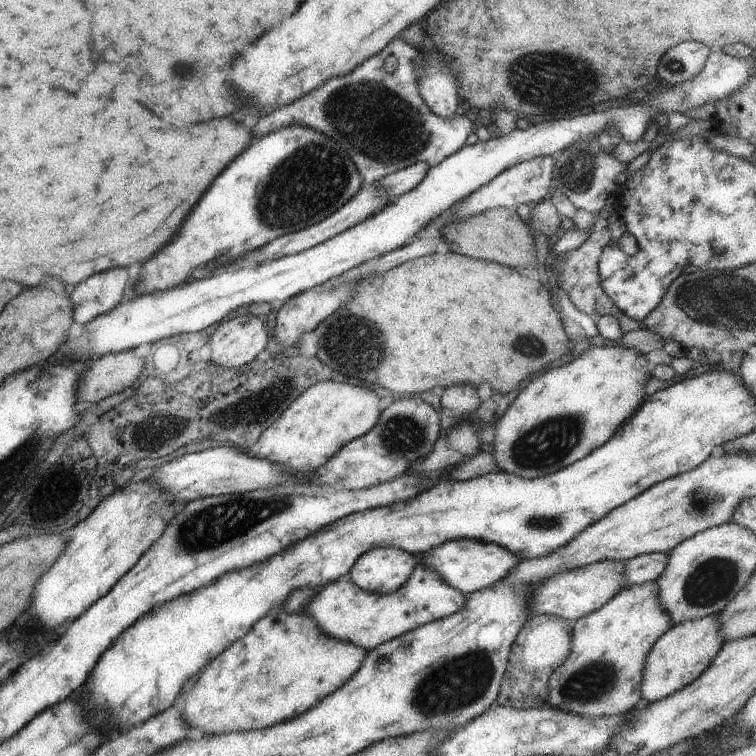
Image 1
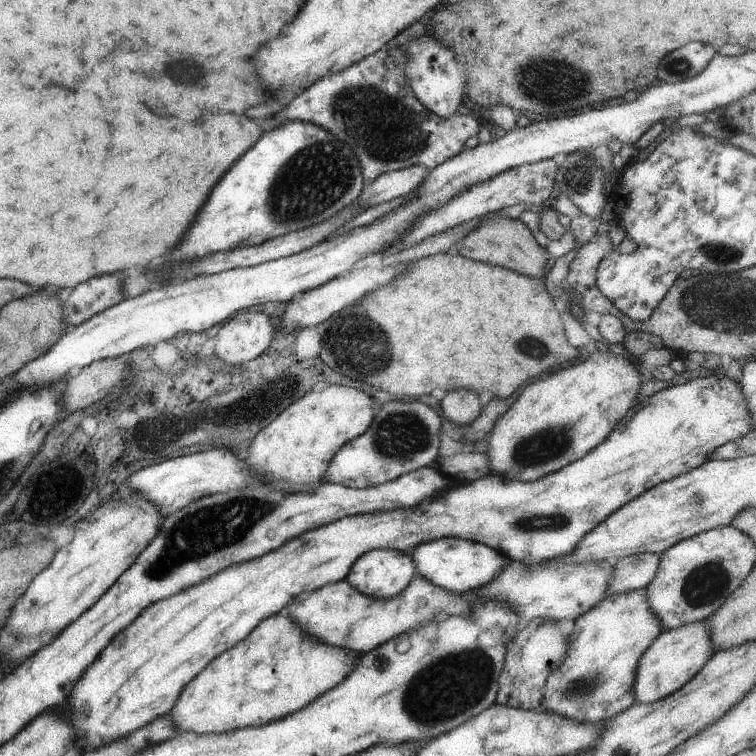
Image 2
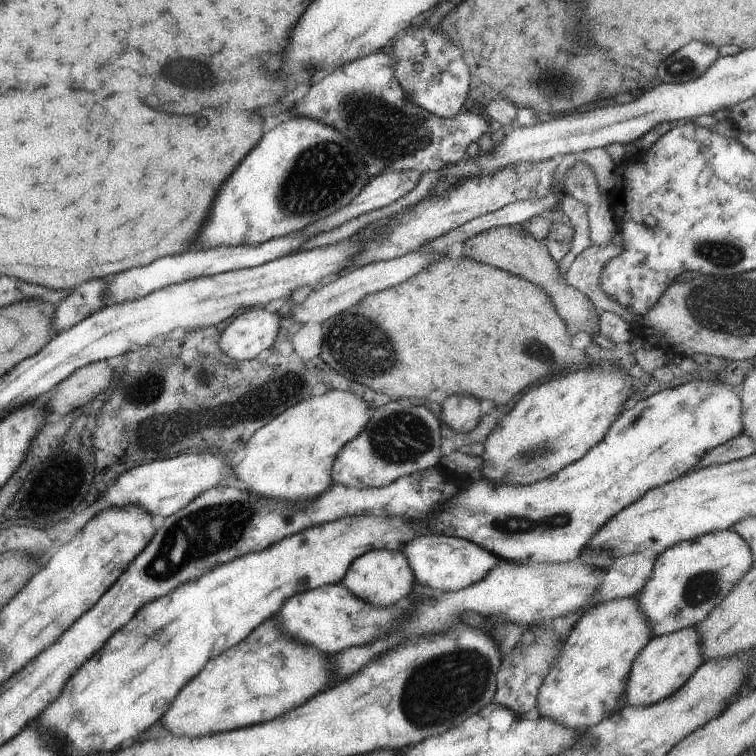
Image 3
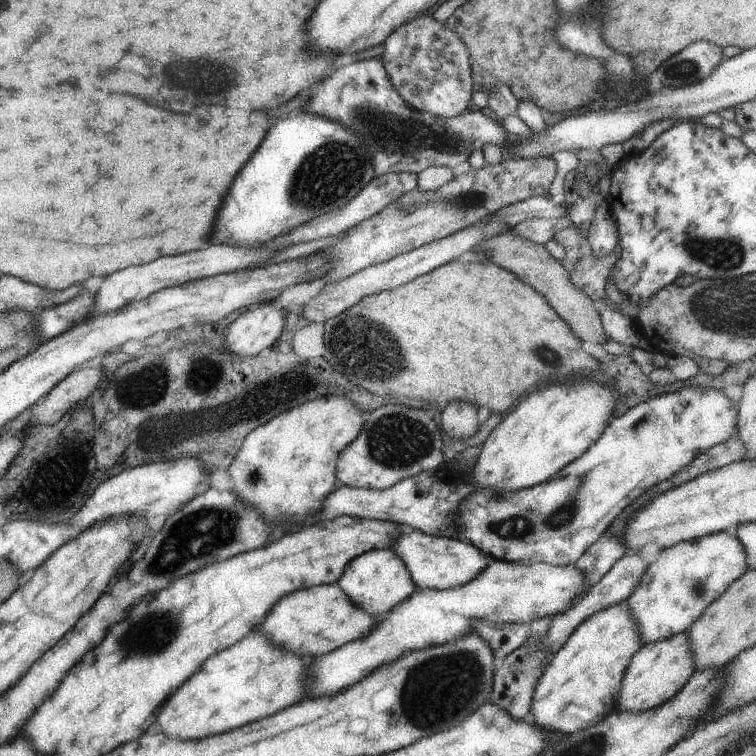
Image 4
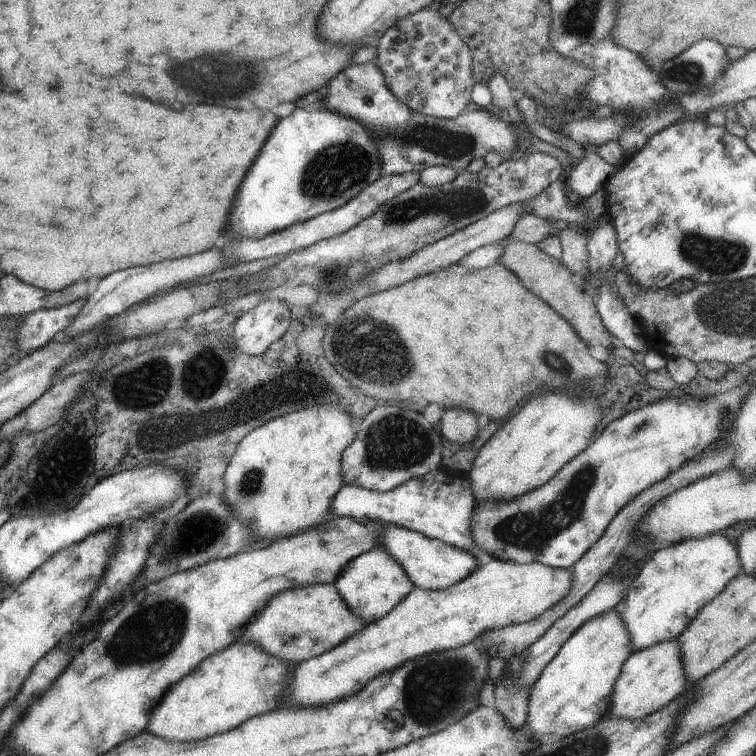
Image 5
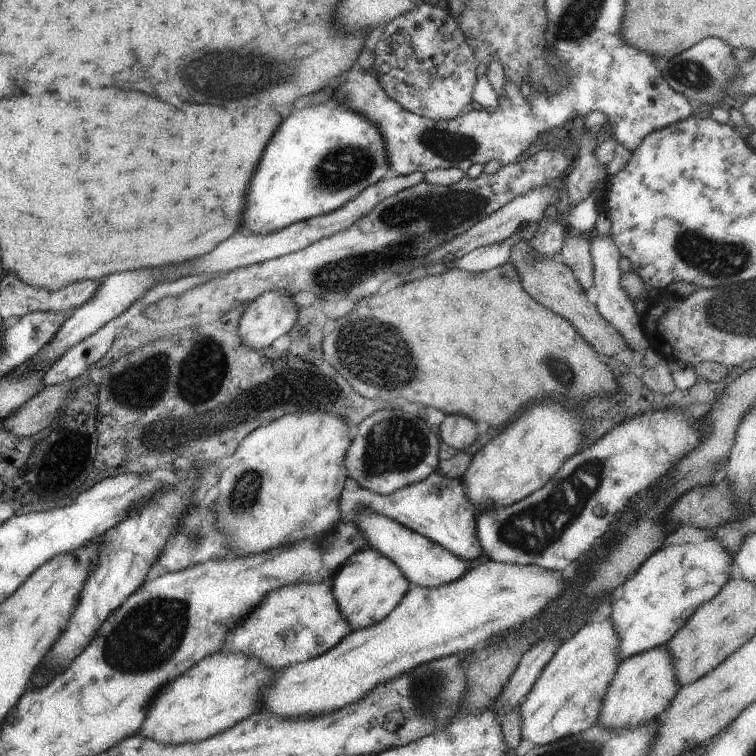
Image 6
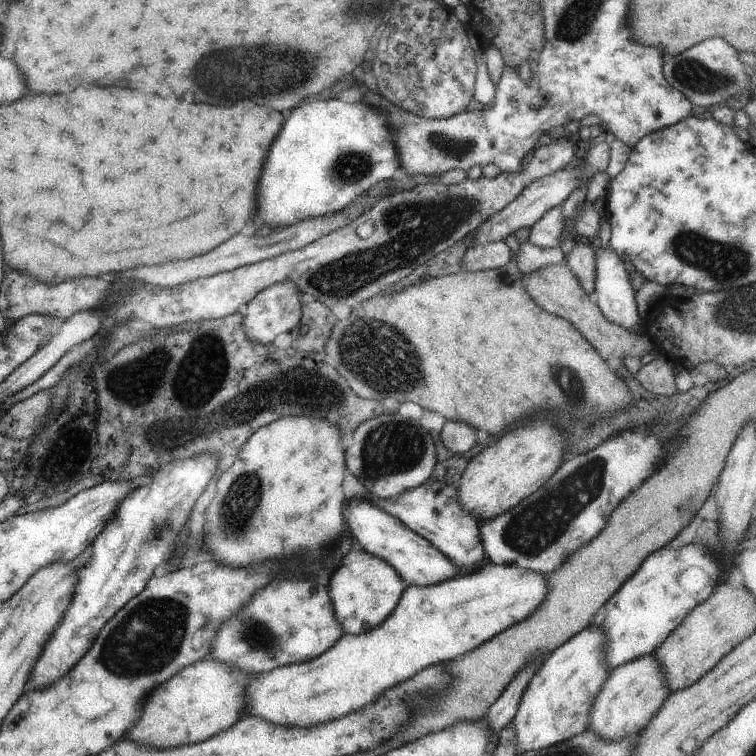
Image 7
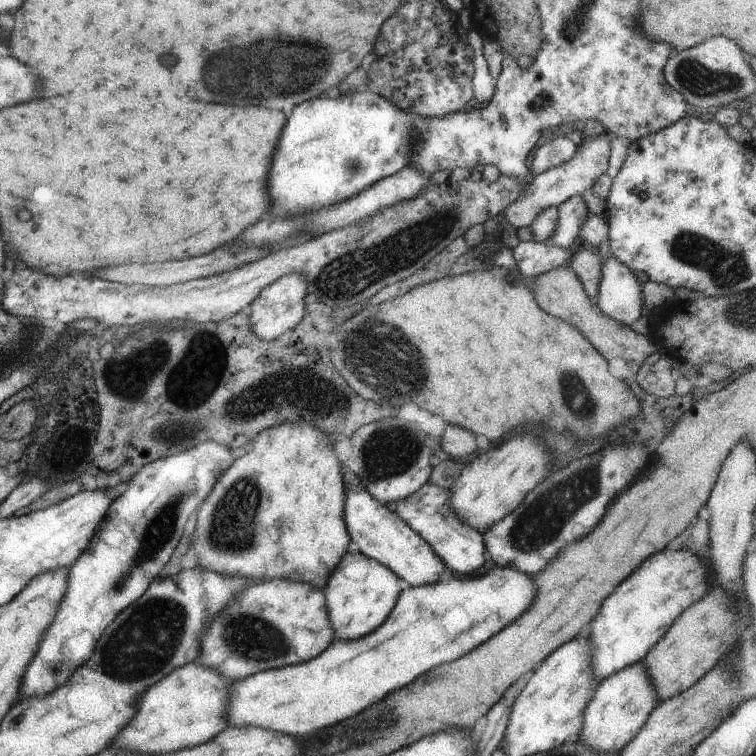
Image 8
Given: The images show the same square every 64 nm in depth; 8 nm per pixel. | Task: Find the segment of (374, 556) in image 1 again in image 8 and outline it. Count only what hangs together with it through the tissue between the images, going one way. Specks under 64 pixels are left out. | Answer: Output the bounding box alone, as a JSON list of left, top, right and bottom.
[321,552,408,641]

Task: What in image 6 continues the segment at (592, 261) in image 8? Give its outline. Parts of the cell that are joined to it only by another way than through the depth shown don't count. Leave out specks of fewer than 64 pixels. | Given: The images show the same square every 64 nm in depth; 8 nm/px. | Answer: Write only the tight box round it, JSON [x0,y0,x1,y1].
[557,236,593,291]

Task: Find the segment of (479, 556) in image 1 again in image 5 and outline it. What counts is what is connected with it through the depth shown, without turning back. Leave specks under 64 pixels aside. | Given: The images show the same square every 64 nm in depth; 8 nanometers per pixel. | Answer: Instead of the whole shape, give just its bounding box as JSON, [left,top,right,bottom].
[380,523,479,589]

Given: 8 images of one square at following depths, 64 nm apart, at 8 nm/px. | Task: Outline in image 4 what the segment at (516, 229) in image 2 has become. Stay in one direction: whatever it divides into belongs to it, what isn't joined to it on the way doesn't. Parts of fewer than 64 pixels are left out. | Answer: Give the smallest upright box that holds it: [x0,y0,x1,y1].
[470,229,606,344]

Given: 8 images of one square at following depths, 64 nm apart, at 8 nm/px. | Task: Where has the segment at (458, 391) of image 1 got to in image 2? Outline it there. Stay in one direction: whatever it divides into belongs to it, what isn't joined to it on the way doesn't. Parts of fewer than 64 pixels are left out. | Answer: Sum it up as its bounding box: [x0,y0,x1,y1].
[440,390,481,426]

